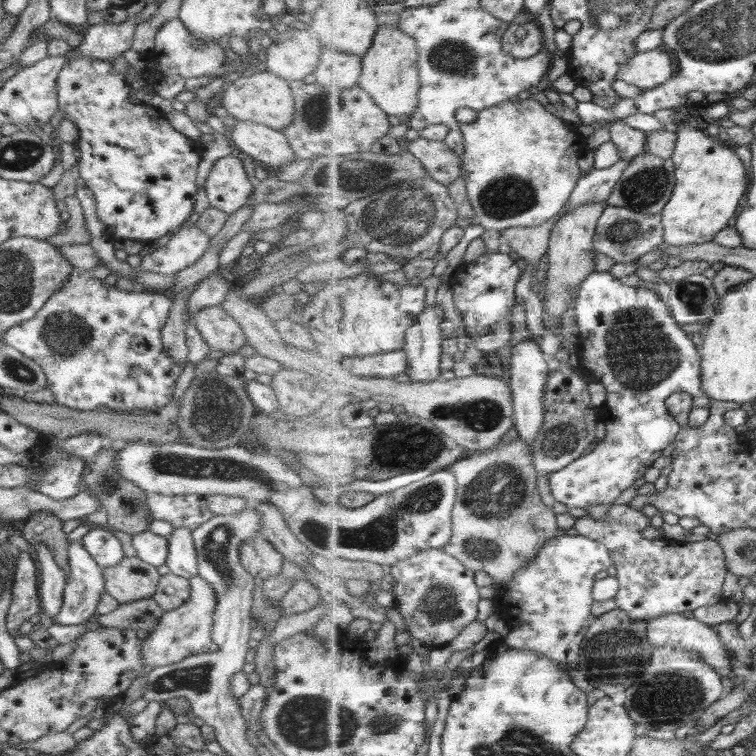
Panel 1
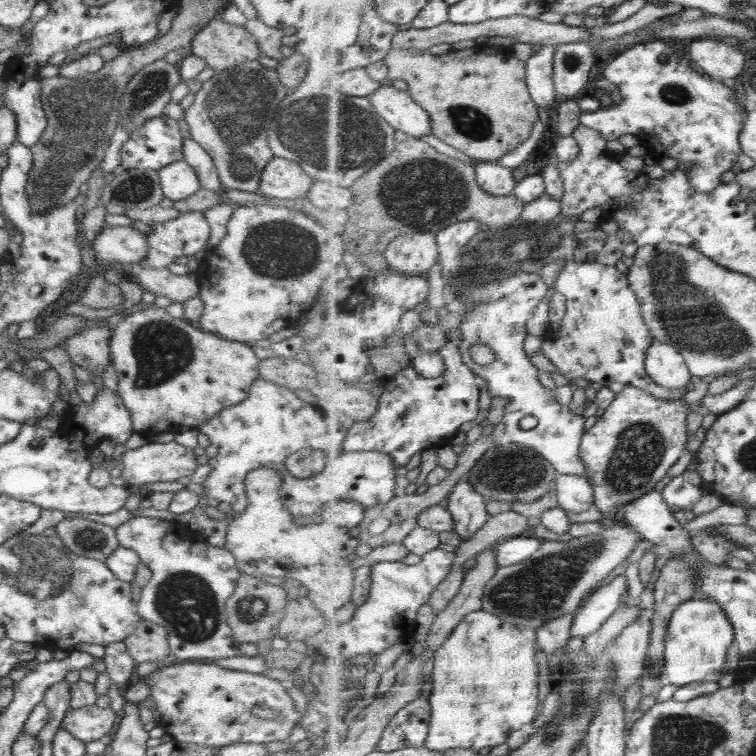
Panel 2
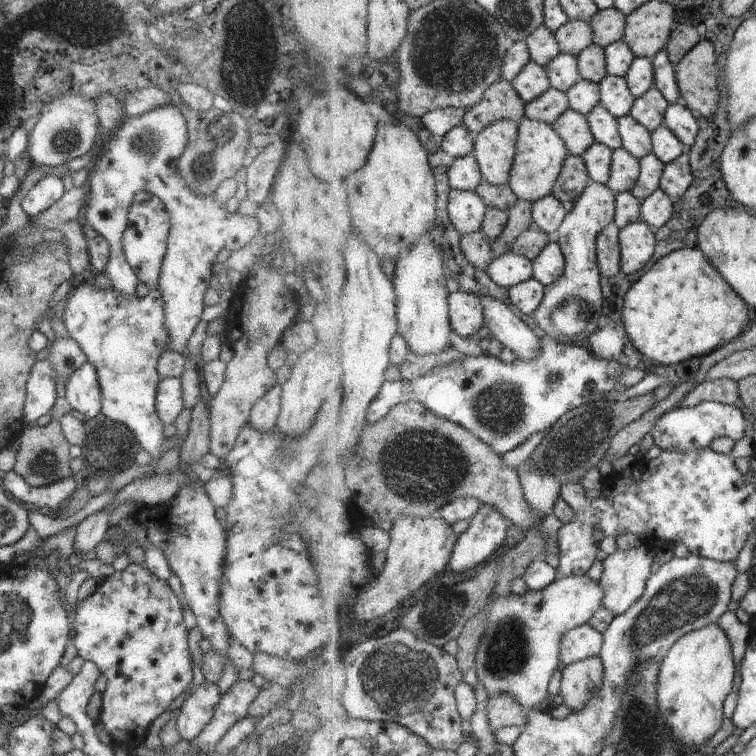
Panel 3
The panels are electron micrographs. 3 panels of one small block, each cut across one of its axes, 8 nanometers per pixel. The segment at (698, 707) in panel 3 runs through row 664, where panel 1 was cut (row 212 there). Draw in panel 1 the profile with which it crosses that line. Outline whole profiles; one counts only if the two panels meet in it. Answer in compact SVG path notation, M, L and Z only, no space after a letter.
M684 120L678 122L676 131L680 140L671 159L677 166L677 187L670 202L661 212L665 224L665 242L672 246L712 242L726 226L732 225L736 212L739 212L745 205L750 189L746 165L736 153L736 147L722 142L718 136L709 136L708 133L693 128Z

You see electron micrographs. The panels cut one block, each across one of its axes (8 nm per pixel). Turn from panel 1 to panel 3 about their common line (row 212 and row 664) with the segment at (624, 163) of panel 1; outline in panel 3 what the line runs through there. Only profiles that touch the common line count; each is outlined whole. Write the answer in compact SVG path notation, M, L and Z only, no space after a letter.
M593 624L569 630L563 638L561 661L564 666L599 655L605 646L605 634Z

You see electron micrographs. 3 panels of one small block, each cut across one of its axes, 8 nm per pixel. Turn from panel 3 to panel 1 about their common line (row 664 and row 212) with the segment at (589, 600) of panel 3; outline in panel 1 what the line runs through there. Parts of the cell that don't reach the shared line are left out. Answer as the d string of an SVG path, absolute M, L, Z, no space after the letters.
M524 99L498 104L496 107L478 111L477 118L470 123L461 123L465 132L466 152L463 156L465 171L469 172L467 185L469 197L476 211L476 222L489 229L505 231L510 227L540 227L541 224L562 212L569 203L576 186L581 182L580 150L585 139L572 130L562 117L548 112L540 102Z

